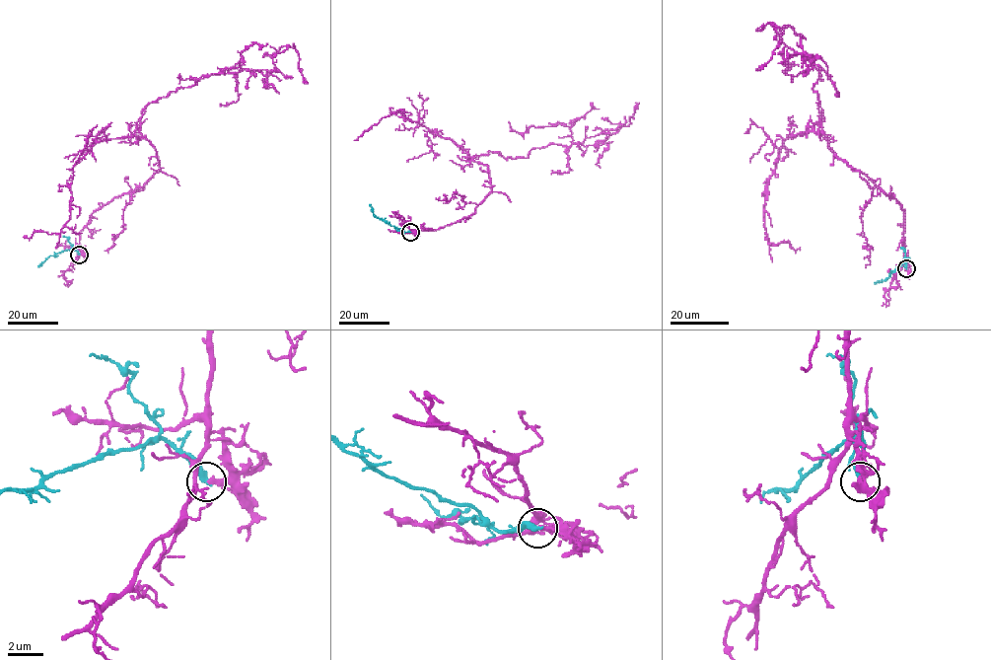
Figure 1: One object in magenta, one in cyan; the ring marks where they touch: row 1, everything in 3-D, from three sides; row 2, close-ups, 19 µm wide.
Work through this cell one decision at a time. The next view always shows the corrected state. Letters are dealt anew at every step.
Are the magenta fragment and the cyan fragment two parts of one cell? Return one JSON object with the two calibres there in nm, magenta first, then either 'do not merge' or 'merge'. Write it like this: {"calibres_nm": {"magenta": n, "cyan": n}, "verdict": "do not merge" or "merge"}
{"calibres_nm": {"magenta": 240, "cyan": 360}, "verdict": "do not merge"}

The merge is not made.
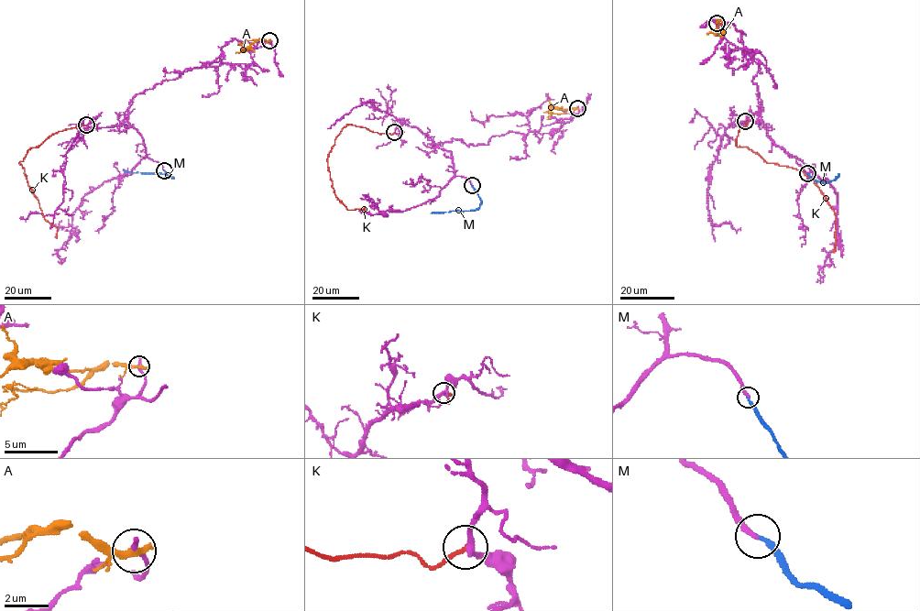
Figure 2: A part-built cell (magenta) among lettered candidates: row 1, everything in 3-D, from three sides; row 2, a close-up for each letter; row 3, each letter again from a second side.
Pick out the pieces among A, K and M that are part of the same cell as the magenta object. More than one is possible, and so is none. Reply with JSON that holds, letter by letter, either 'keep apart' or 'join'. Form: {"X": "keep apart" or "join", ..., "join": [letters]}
{"A": "keep apart", "K": "keep apart", "M": "join", "join": ["M"]}

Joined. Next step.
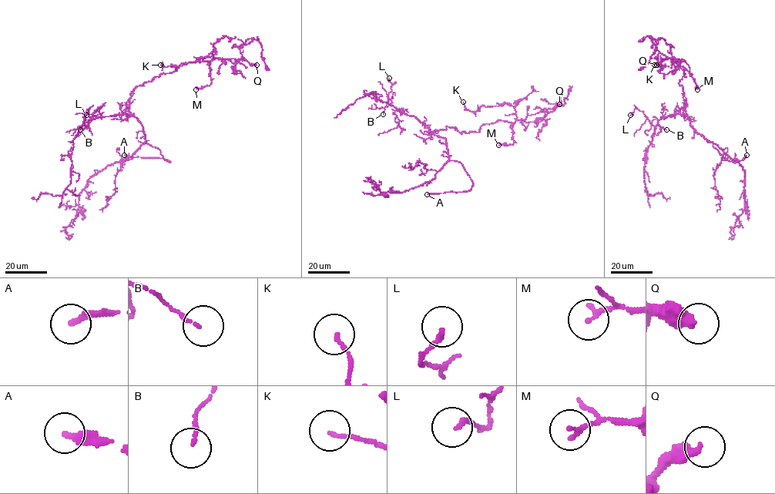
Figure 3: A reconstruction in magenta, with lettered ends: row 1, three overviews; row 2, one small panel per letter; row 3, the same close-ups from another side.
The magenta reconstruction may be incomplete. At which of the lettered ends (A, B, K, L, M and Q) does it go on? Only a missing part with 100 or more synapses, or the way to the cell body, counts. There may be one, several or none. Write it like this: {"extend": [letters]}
{"extend": ["A"]}

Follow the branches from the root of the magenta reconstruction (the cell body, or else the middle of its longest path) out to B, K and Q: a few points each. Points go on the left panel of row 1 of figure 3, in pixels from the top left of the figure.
B: (130, 98), (129, 115), (98, 117), (80, 129)
K: (130, 98), (137, 86), (175, 72), (182, 63), (214, 58), (209, 53), (179, 66), (160, 65)
Q: (130, 98), (137, 86), (162, 73), (175, 72), (182, 63), (220, 58), (245, 60), (256, 65)

